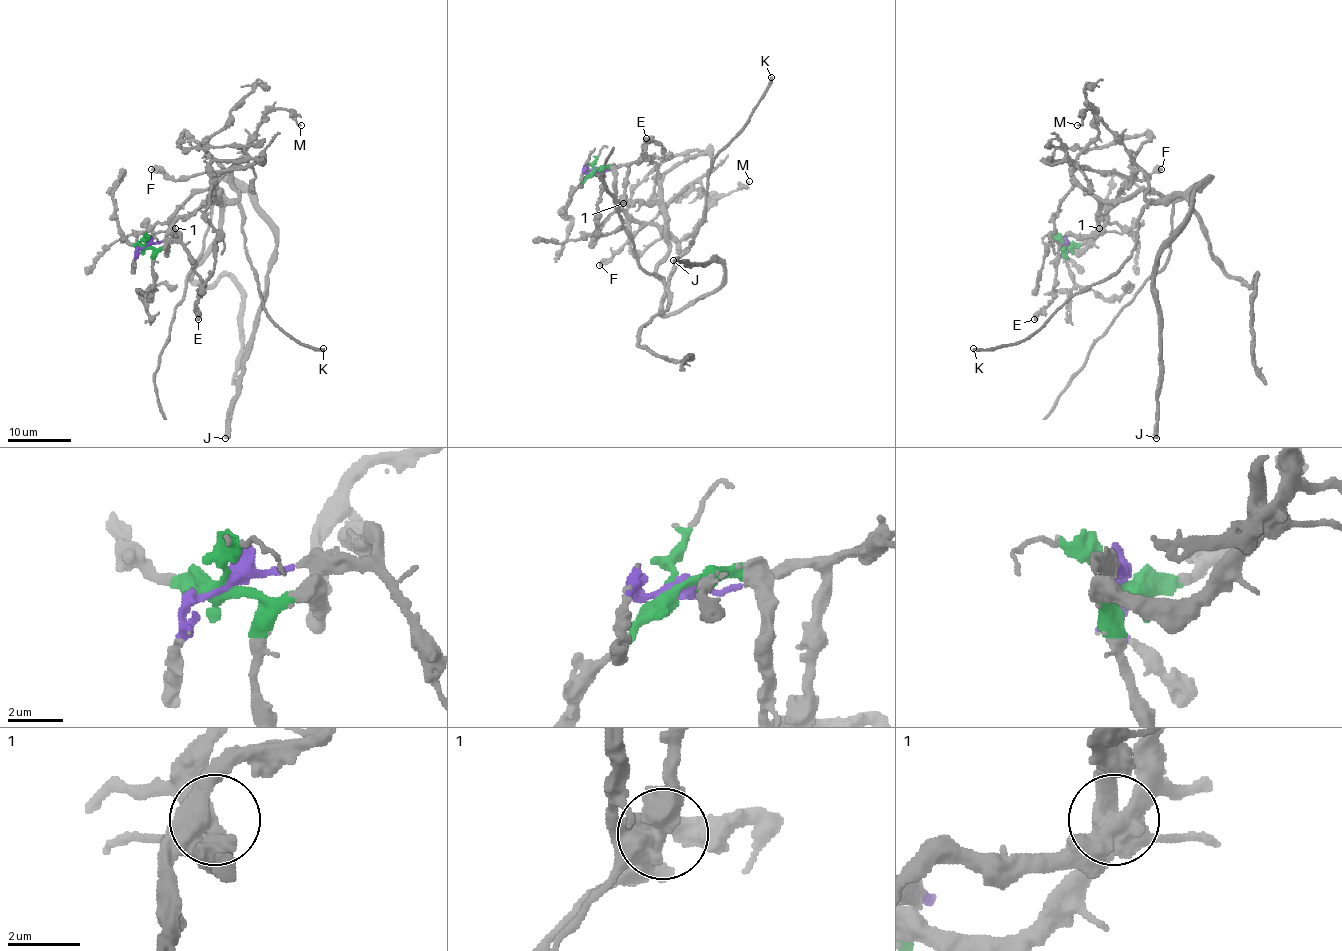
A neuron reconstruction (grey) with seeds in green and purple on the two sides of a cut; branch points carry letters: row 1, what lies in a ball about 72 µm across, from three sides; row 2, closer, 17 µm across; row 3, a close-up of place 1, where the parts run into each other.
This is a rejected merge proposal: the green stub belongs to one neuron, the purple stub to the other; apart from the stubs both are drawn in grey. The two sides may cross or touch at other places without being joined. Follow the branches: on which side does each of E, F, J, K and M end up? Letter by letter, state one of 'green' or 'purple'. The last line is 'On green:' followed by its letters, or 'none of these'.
E: purple
F: green
J: green
K: purple
M: purple
On green: F, J

